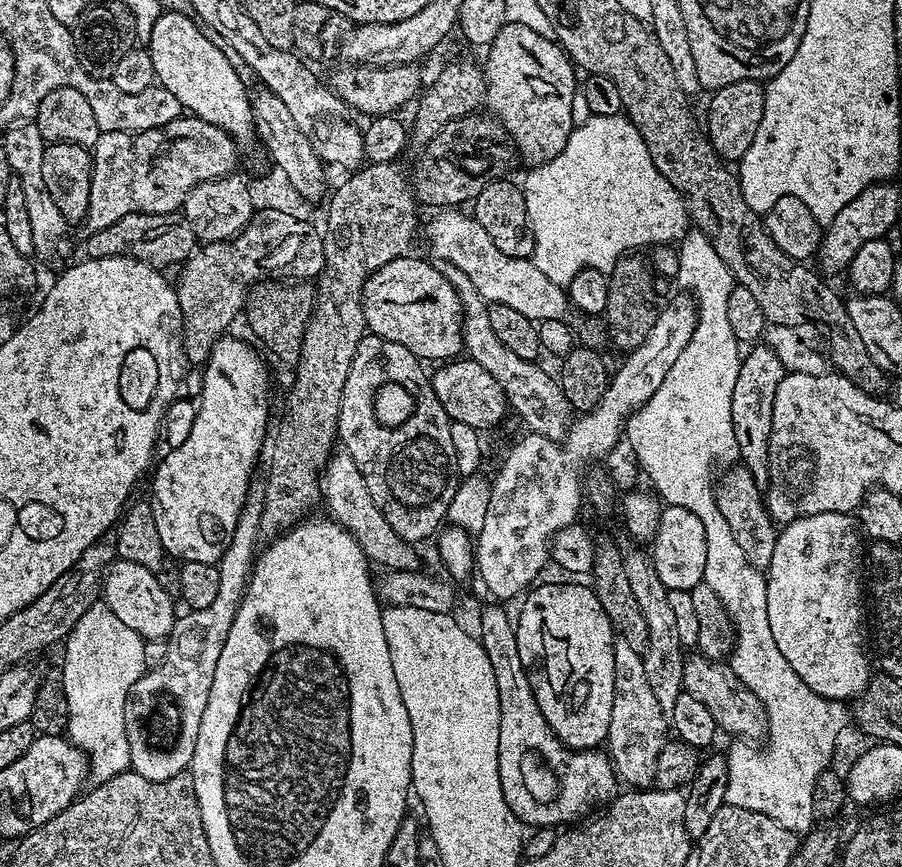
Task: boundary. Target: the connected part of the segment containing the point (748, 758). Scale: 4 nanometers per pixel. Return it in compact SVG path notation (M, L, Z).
M723 600L722 606L732 619L734 629L734 645L736 649L732 652L730 666L754 694L764 703L767 710L768 730L764 746L755 746L745 740L732 742L730 750L726 752L728 768L728 786L726 786L725 803L738 806L740 809L754 810L755 813L766 814L774 818L780 826L797 834L810 832L815 825L816 819L813 814L814 784L820 773L833 763L832 751L836 748L838 740L845 731L847 724L850 724L850 712L841 701L834 700L834 728L826 730L824 724L794 724L792 716L788 714L788 706L784 706L784 694L780 694L780 680L786 680L790 671L786 672L786 658L774 646L774 634L770 631L770 618L766 615L766 600Z

